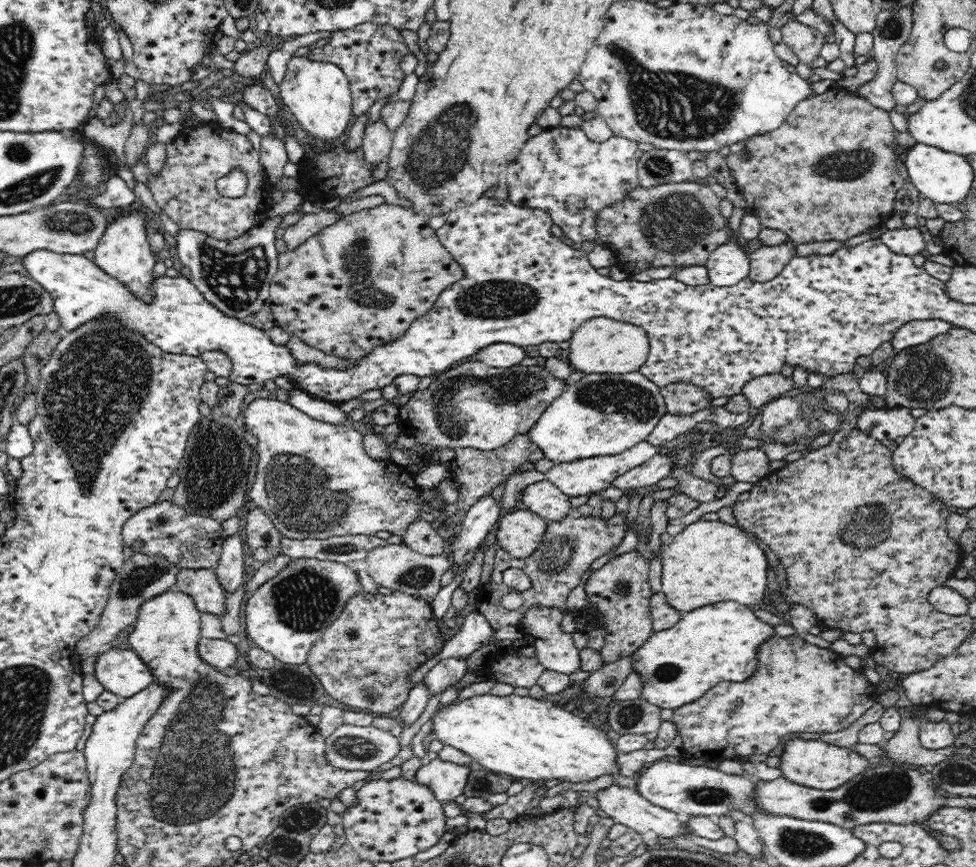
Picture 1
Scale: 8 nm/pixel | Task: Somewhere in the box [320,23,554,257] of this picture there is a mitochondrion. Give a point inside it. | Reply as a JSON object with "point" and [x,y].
{"point":[439,152]}

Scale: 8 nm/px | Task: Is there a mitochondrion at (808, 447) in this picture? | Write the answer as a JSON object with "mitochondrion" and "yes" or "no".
{"mitochondrion":"no"}

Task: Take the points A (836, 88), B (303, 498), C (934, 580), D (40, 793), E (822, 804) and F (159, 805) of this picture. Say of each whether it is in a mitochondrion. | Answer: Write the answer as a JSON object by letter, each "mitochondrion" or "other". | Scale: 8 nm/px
{"A":"other","B":"mitochondrion","C":"other","D":"other","E":"mitochondrion","F":"mitochondrion"}

